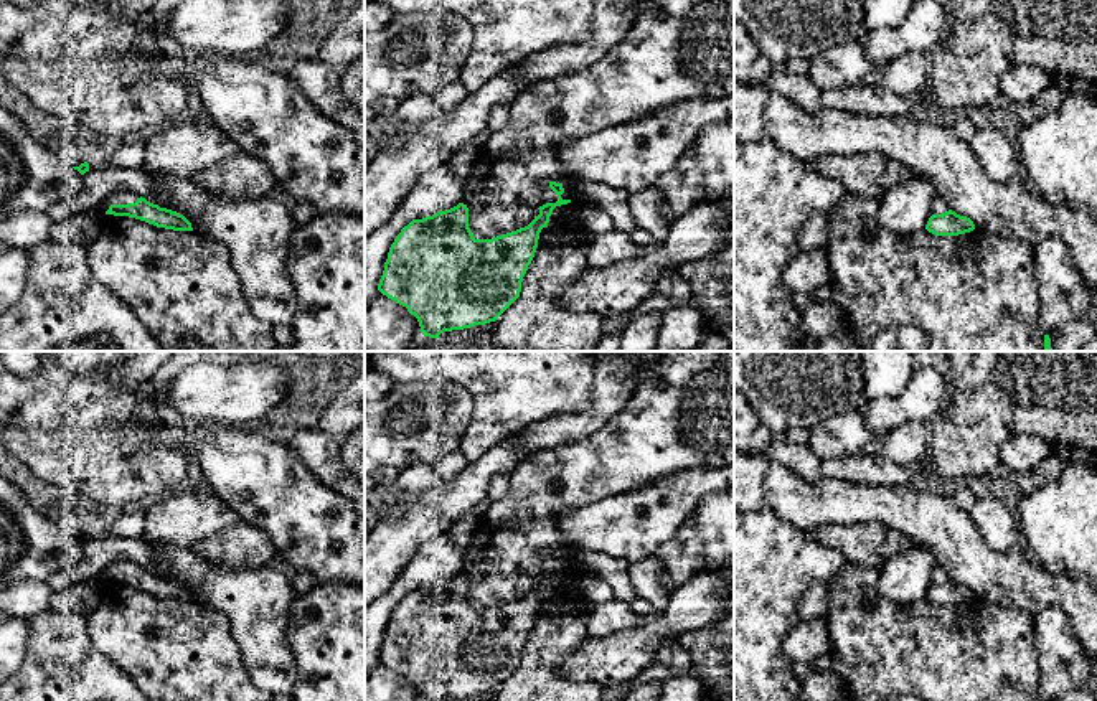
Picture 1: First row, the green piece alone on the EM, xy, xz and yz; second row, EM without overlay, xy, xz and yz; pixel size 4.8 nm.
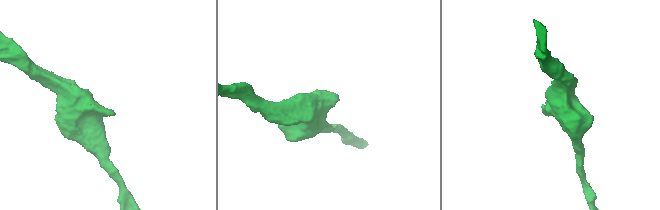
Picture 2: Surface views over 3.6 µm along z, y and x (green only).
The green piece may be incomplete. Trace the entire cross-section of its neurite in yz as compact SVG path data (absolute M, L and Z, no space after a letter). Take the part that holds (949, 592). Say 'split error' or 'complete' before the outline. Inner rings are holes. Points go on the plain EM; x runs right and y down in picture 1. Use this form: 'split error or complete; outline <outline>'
complete; outline M949 579L942 584L932 584L925 599L935 605L958 605L973 600L975 594L970 587Z

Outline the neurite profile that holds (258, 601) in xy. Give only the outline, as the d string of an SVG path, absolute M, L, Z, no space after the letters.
M153 546L153 562L158 576L183 584L193 600L224 612L231 622L233 640L242 655L242 666L251 681L269 694L292 696L297 670L287 642L292 605L297 599L292 581L271 566L233 567L216 564L196 548Z

